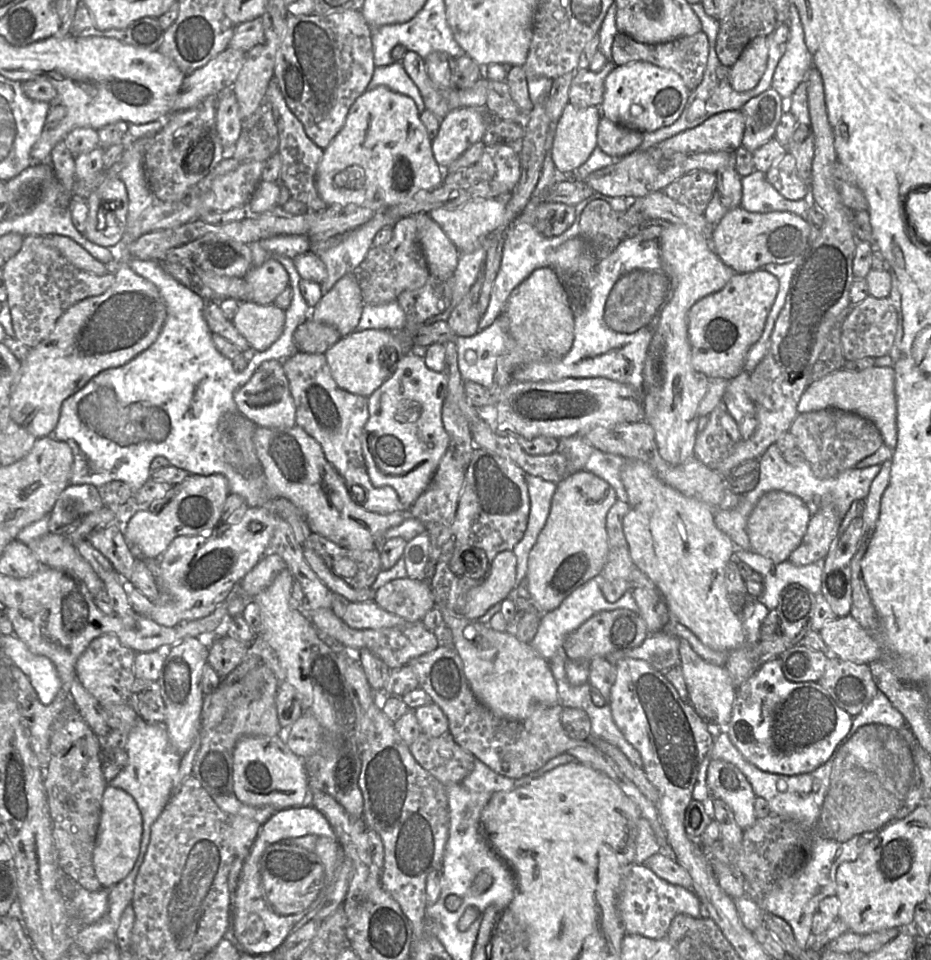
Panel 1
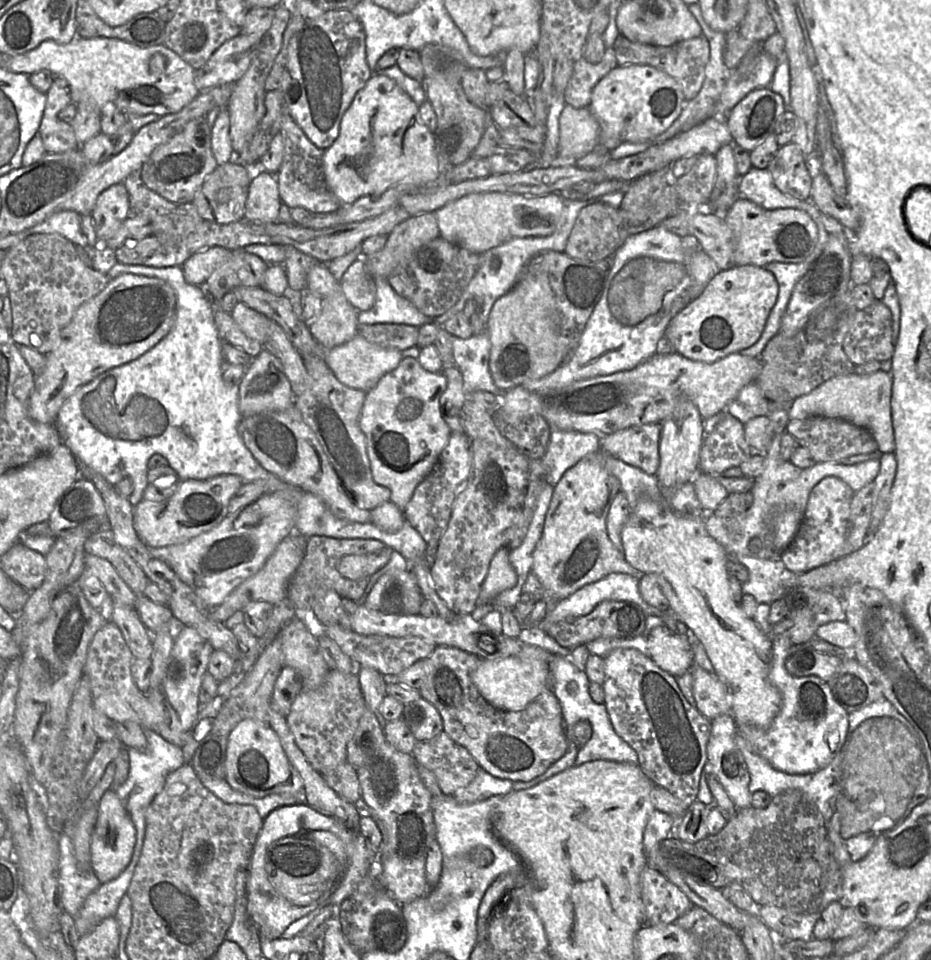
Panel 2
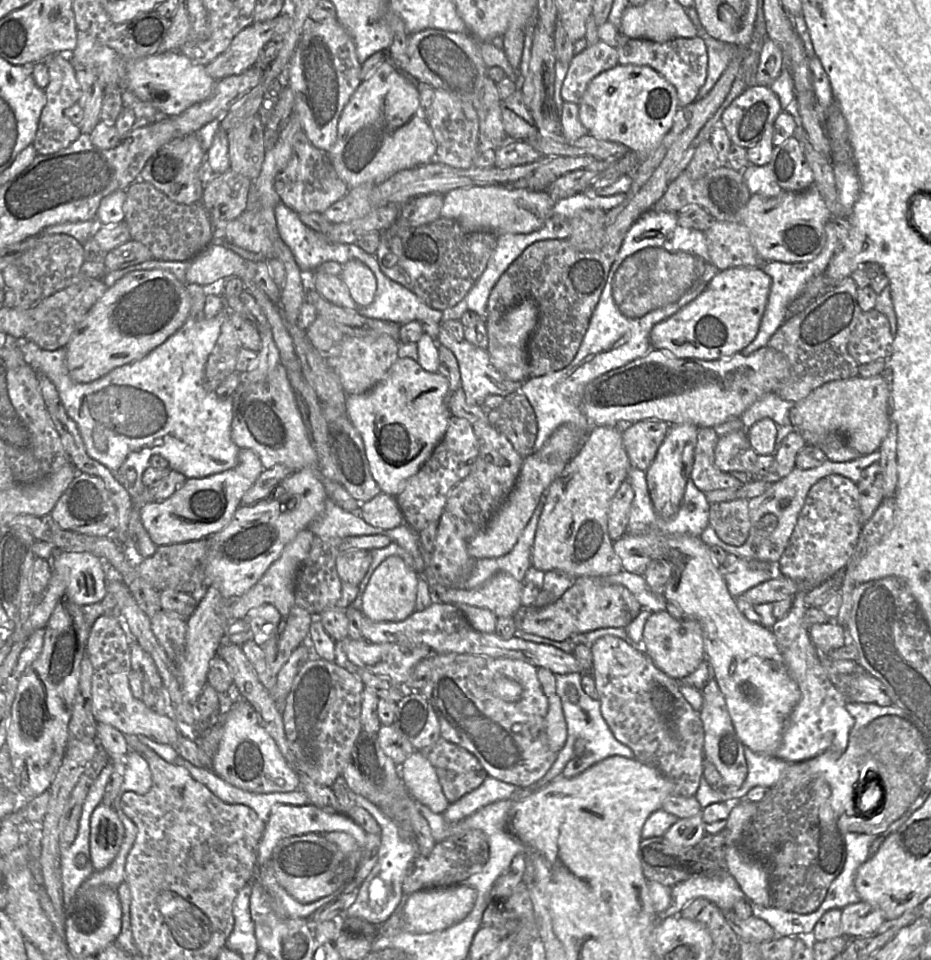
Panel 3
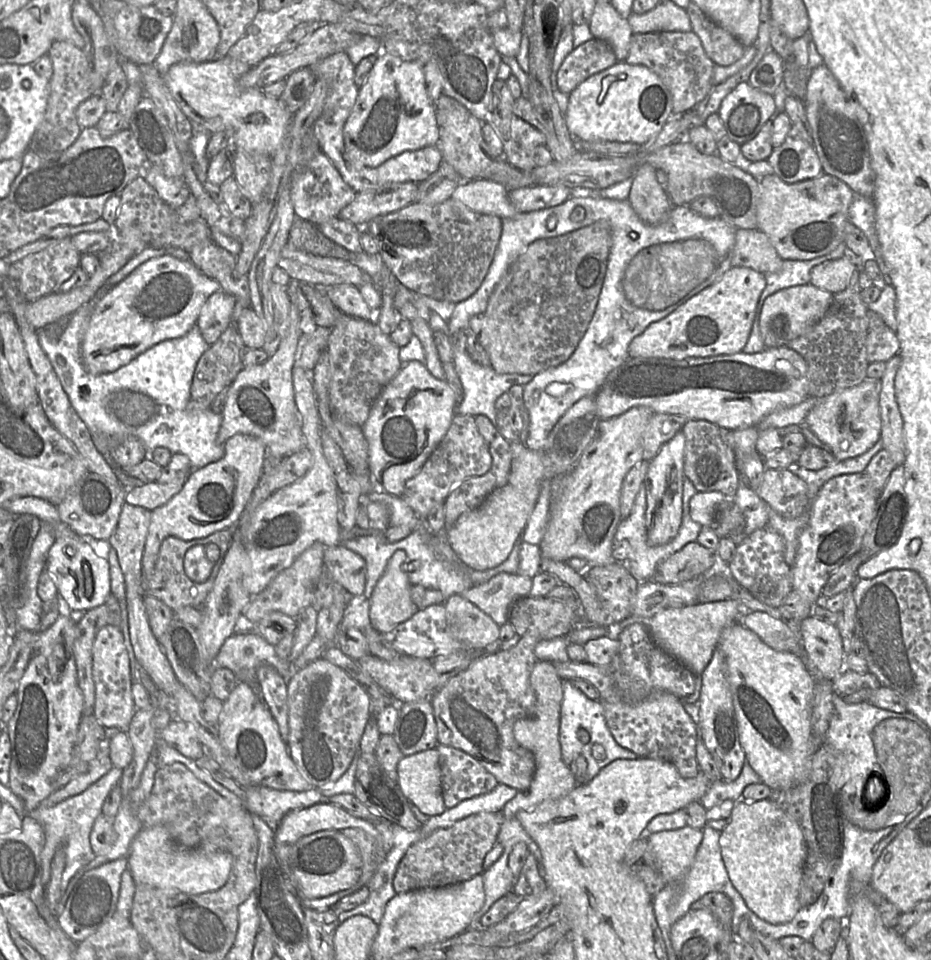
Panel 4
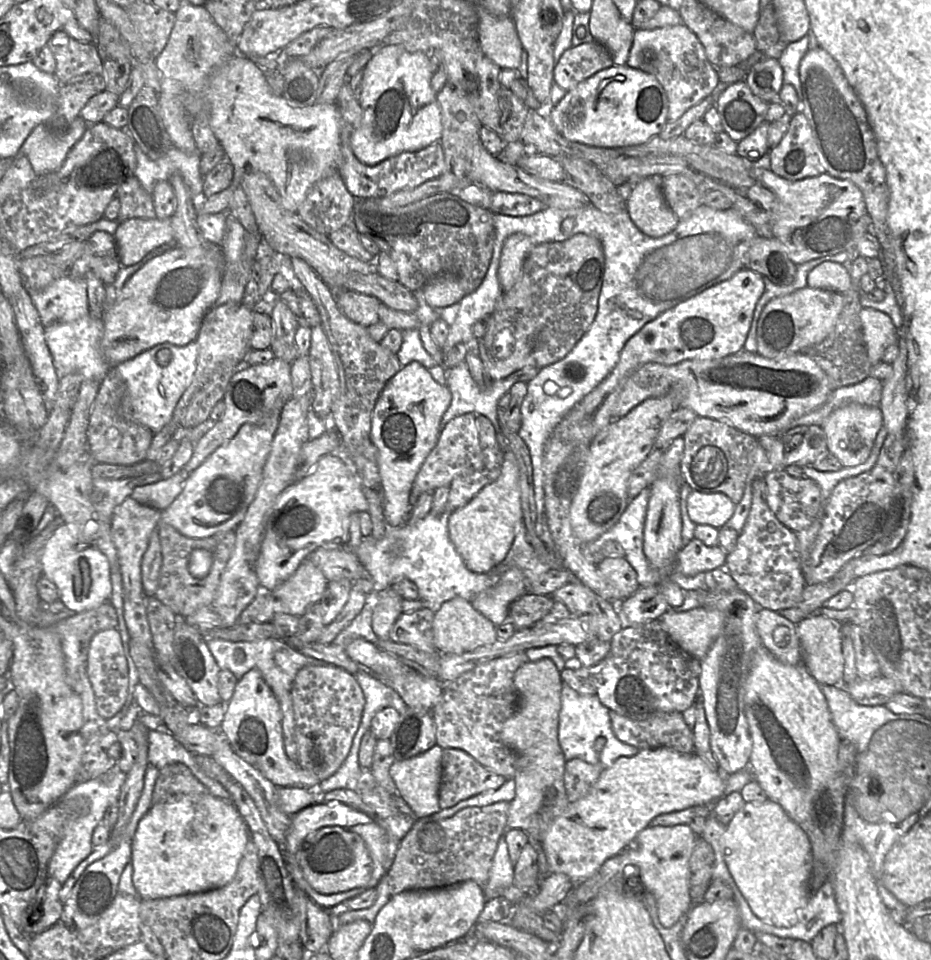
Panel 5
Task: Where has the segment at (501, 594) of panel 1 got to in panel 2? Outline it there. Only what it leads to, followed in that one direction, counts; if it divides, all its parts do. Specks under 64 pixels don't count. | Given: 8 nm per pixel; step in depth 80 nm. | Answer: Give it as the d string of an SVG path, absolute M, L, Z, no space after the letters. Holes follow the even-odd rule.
M501 548L495 553L481 585L476 606L490 603L501 592L515 586L517 574L509 561L510 550L512 549Z

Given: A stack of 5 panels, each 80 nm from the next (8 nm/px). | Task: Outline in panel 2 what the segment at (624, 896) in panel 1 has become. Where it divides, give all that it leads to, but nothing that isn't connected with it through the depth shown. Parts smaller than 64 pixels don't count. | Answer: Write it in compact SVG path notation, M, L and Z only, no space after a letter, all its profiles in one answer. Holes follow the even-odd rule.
M648 866L641 874L640 884L646 925L675 923L694 906L675 884Z

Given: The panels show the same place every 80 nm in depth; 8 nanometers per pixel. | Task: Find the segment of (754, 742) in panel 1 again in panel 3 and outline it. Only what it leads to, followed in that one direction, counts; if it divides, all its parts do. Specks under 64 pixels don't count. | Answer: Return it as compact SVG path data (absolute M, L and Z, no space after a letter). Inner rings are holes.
M806 592L794 595L790 611L777 620L771 629L790 675L801 693L800 700L787 720L781 745L775 755L789 764L812 759L828 749L844 752L853 726L853 719L846 710L847 701L829 679L820 662L820 653L809 637L804 617L807 610L805 595Z

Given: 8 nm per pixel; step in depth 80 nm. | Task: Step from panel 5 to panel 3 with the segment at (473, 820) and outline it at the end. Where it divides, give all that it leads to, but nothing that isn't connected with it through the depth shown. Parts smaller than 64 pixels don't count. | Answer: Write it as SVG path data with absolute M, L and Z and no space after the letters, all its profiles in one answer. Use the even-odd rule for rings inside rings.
M478 829L460 832L435 844L428 856L418 855L403 880L404 895L427 889L451 887L461 884L471 875L478 873L489 859L486 835Z

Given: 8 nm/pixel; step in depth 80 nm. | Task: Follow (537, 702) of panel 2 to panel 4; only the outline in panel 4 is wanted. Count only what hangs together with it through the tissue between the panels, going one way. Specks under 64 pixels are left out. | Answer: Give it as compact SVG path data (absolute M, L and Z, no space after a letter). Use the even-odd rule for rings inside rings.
M585 617L576 622L562 622L540 635L519 636L515 638L514 643L502 643L503 649L478 655L467 669L452 677L430 699L437 728L437 742L468 753L499 783L515 788L517 791L526 790L535 772L535 760L532 752L516 741L513 725L517 720L529 717L535 711L536 696L530 685L530 675L538 661L534 655L535 645L541 640L566 636L573 628L591 626L597 625L591 625Z

